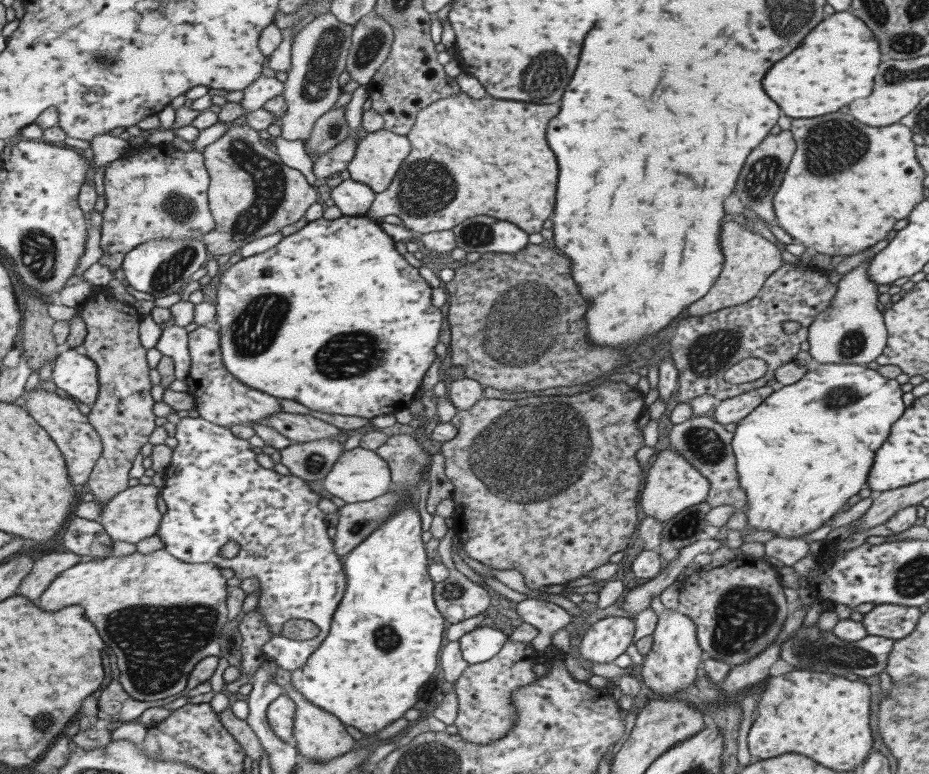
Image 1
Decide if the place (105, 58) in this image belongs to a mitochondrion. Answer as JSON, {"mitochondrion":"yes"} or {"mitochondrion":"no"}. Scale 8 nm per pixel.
{"mitochondrion":"yes"}

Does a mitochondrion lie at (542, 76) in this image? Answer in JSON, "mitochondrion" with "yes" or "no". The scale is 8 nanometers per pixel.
{"mitochondrion":"yes"}

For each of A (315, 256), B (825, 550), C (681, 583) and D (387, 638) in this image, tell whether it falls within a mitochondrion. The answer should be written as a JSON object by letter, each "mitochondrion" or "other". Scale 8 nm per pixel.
{"A":"other","B":"other","C":"other","D":"mitochondrion"}

